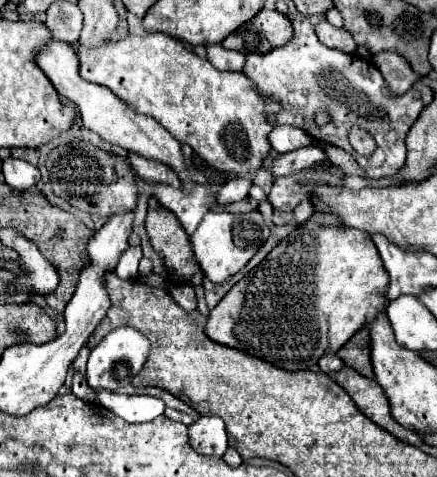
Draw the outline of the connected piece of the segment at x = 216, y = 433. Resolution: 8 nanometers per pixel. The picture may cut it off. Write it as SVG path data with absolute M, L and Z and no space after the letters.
M215 415L199 417L189 427L189 439L191 439L193 449L203 453L203 455L223 457L223 453L229 447L225 423L223 423L221 417L215 417Z

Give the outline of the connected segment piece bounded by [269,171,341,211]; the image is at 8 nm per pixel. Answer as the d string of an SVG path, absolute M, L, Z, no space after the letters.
M325 171L325 173L309 173L307 181L301 183L299 173L287 177L275 177L273 189L269 193L269 203L279 211L293 211L303 199L309 199L313 193L315 183L329 183L339 185L339 177Z

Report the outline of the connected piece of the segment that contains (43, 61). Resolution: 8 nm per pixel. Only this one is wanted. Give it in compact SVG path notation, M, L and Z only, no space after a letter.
M51 39L49 43L45 43L37 51L35 63L47 75L47 79L53 83L57 93L67 97L71 103L75 103L79 107L83 125L87 129L99 133L101 139L105 139L113 145L119 145L119 147L133 151L137 155L157 159L157 161L171 165L175 169L175 173L181 177L183 185L193 183L187 169L185 169L185 161L183 161L183 155L181 155L179 141L171 133L167 133L155 119L137 113L133 107L129 107L125 101L121 101L115 93L111 93L111 89L97 85L97 83L87 83L85 79L81 79L79 77L79 59L77 59L77 53L73 51L73 47L69 43Z

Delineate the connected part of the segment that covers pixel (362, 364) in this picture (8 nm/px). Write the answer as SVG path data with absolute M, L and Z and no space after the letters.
M359 329L339 351L337 357L343 359L343 363L363 377L373 377L373 367L369 359L369 331Z

